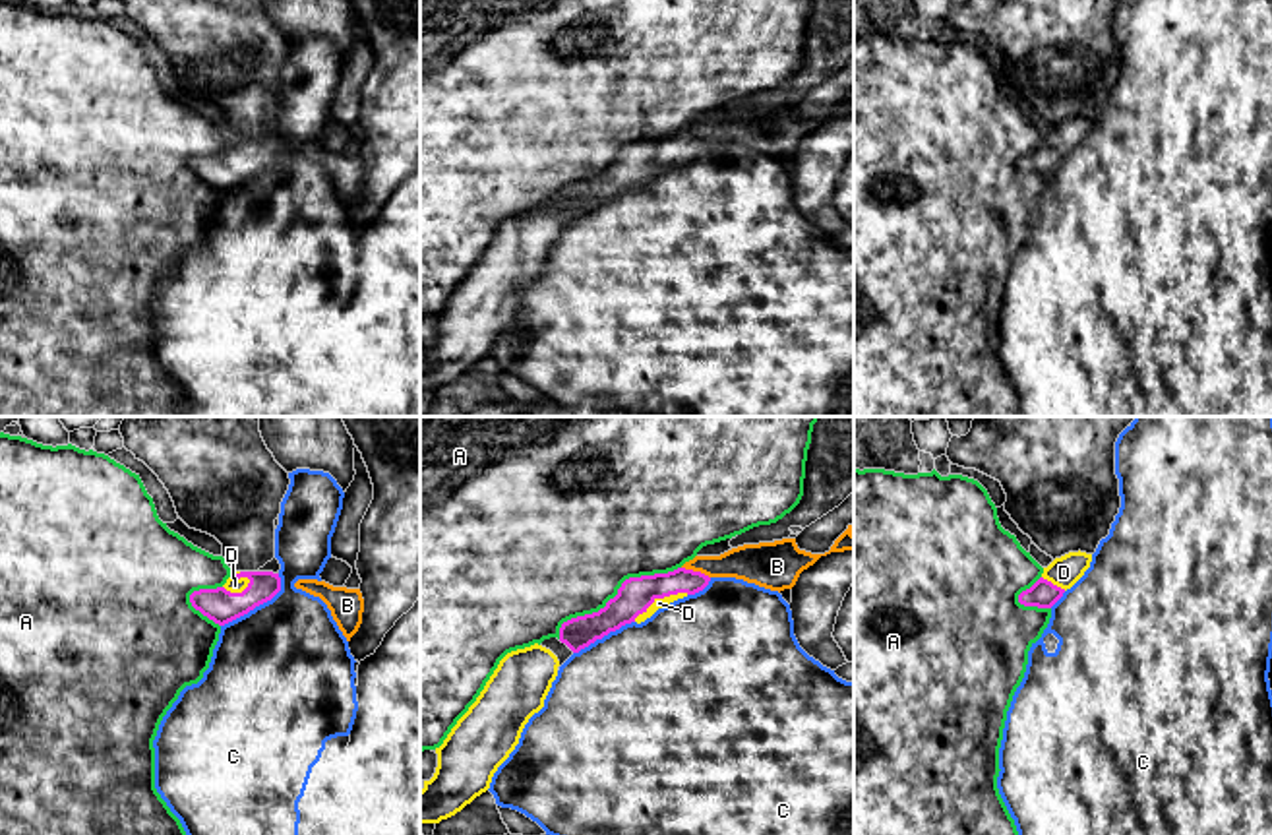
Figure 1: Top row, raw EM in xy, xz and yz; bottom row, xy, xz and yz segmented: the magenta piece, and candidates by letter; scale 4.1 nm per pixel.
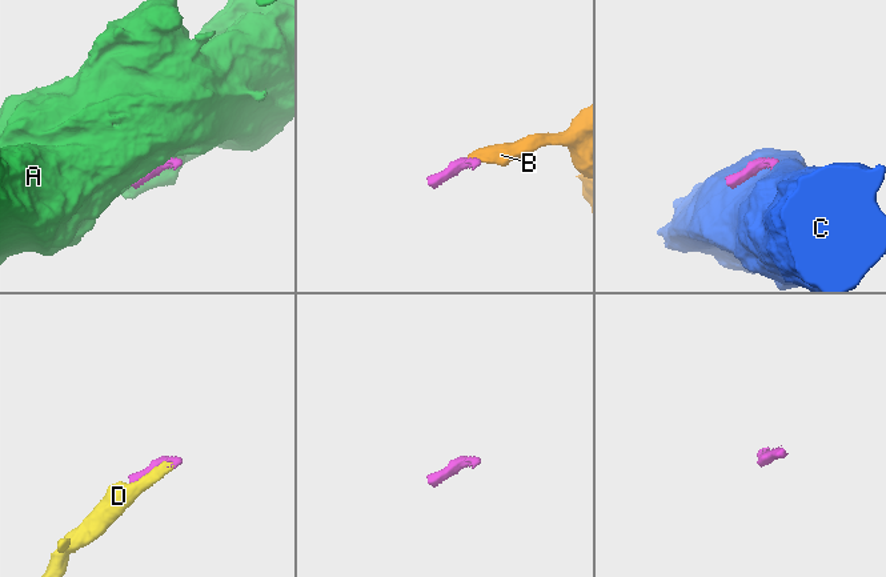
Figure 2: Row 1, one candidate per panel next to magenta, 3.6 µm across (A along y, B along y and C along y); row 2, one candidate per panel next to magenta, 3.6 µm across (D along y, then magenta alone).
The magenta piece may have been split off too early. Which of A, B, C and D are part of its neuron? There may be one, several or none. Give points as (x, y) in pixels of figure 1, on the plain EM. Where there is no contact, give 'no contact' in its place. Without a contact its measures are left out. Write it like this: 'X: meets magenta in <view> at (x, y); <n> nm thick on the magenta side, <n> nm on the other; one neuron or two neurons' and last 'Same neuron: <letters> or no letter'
A: meets magenta in xz at (618, 159); 150 nm thick on the magenta side, 480 nm on the other; two neurons
B: meets magenta in xz at (696, 138); 140 nm thick on the magenta side, 160 nm on the other; one neuron
C: meets magenta in xy at (258, 171); 140 nm thick on the magenta side, 500 nm on the other; two neurons
D: meets magenta in xz at (661, 163); 150 nm thick on the magenta side, 50 nm on the other; one neuron
Same neuron: B, D

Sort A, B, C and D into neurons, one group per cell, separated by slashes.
A / B D / C

